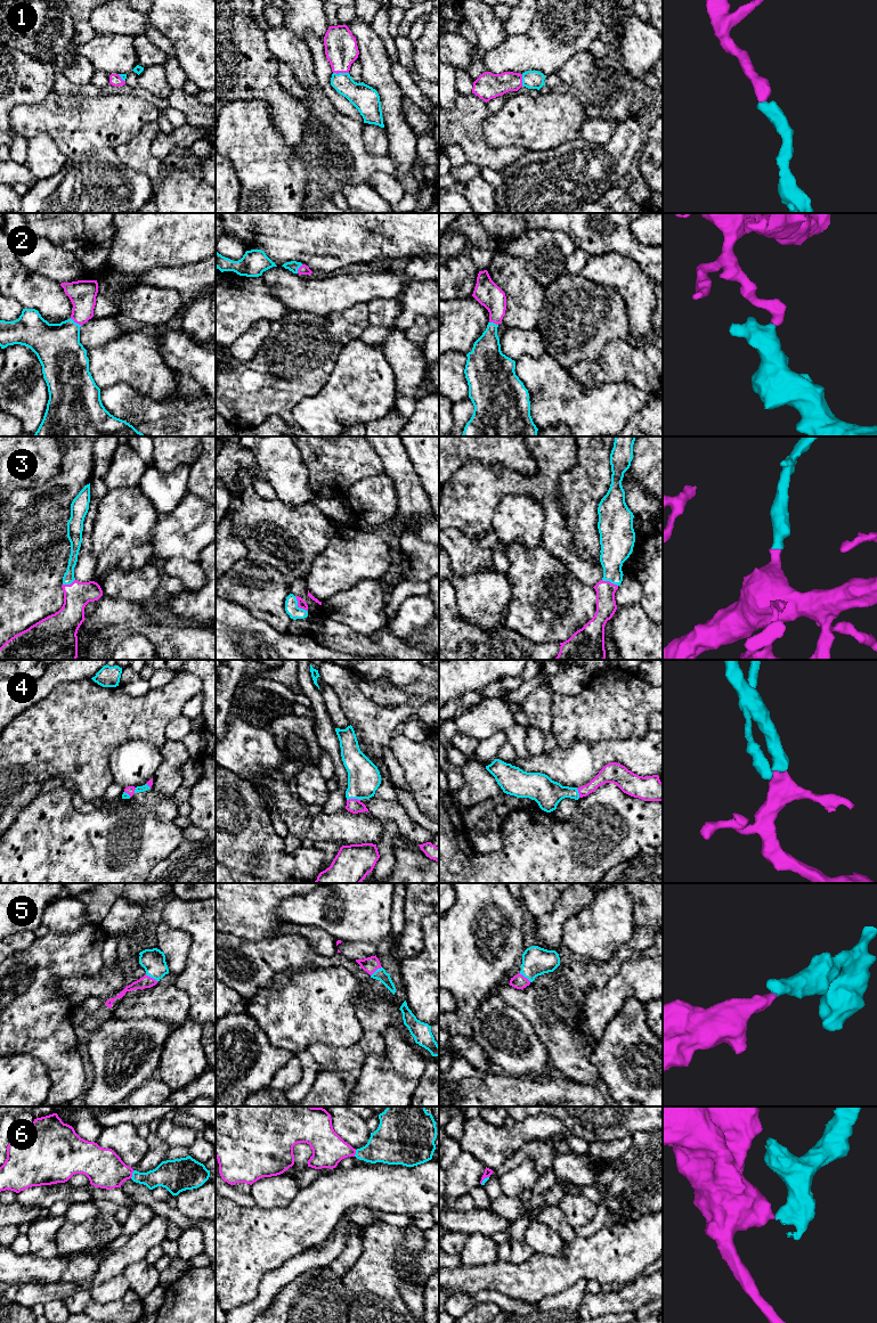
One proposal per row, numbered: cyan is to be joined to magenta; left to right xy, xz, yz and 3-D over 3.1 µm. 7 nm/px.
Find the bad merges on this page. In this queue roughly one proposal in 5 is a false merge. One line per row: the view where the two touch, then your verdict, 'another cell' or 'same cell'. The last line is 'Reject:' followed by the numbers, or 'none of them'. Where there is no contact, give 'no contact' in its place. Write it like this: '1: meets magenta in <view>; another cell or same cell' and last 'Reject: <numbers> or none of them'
1: meets magenta in xz; same cell
2: meets magenta in xy; same cell
3: meets magenta in xz; same cell
4: meets magenta in xz; same cell
5: meets magenta in xy; same cell
6: meets magenta in xy; another cell
Reject: 6

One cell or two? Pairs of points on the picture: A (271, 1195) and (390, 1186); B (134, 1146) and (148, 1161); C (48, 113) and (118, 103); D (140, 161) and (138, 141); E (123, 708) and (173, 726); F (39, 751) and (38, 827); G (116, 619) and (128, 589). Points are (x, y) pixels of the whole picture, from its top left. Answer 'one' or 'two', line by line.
A: two
B: two
C: one
D: one
E: two
F: two
G: two

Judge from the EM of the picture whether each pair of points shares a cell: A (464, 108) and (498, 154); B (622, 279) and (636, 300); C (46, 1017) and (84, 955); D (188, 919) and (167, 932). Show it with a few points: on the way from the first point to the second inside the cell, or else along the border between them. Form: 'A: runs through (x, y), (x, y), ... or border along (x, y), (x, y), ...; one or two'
A: runs through (465, 122), (465, 130), (485, 149); one
B: runs through (626, 284), (636, 295); one
C: runs through (46, 999), (47, 983), (67, 963); one
D: border along (162, 920), (183, 929), (191, 937), (189, 949); two

